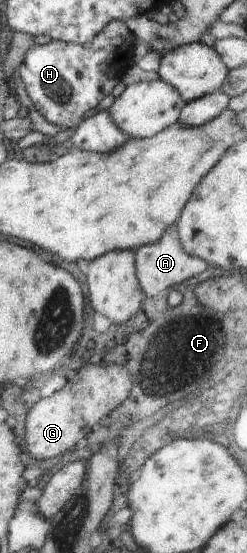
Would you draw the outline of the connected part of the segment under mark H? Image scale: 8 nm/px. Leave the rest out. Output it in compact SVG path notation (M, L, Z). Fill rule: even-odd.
M112 20L87 44L51 40L31 46L18 64L28 97L34 109L63 130L77 128L86 111L94 109L112 93L125 71L134 64L135 35L122 20Z

